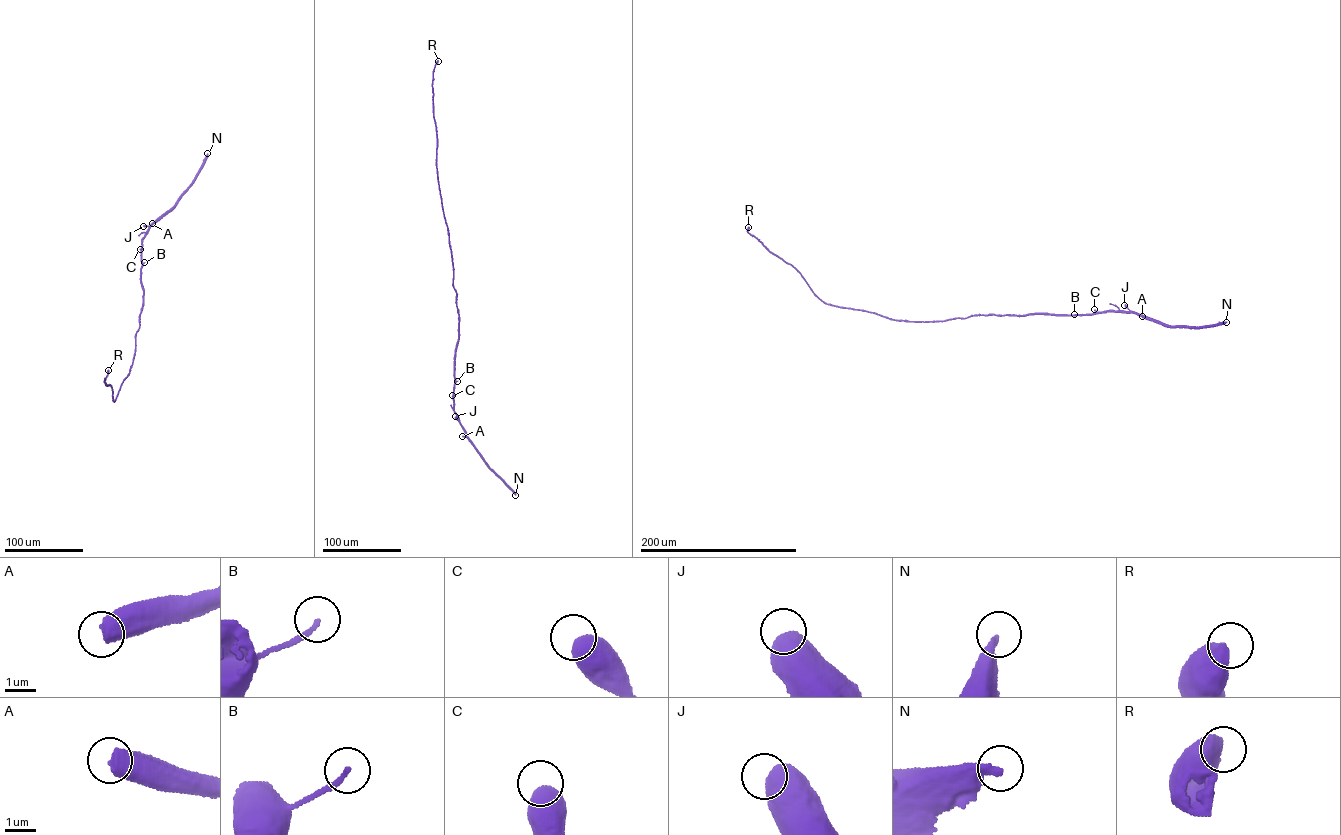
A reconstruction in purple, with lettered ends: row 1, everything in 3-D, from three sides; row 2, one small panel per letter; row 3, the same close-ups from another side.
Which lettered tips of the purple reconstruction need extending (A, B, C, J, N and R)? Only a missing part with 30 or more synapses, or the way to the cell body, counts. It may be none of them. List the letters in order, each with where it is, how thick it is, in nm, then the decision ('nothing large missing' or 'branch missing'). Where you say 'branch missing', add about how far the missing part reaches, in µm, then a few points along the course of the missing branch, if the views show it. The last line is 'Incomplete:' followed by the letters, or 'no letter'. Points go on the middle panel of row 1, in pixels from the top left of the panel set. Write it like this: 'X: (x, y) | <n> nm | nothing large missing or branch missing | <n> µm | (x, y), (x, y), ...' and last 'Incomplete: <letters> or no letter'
A: (462, 436) | 650 nm | branch missing | 45 µm | (462, 436), (444, 433), (442, 443)
B: (457, 381) | 150 nm | nothing large missing
C: (452, 395) | 600 nm | nothing large missing
J: (455, 416) | 650 nm | nothing large missing
N: (515, 495) | 280 nm | nothing large missing
R: (438, 61) | 650 nm | nothing large missing
Incomplete: A

